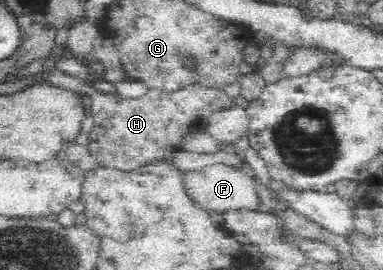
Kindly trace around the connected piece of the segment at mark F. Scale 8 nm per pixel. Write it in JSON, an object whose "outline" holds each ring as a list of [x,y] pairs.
{"outline":[[[225,163],[207,165],[199,170],[182,170],[183,188],[202,210],[226,213],[242,208],[258,210],[261,205],[254,180],[243,169]]]}

